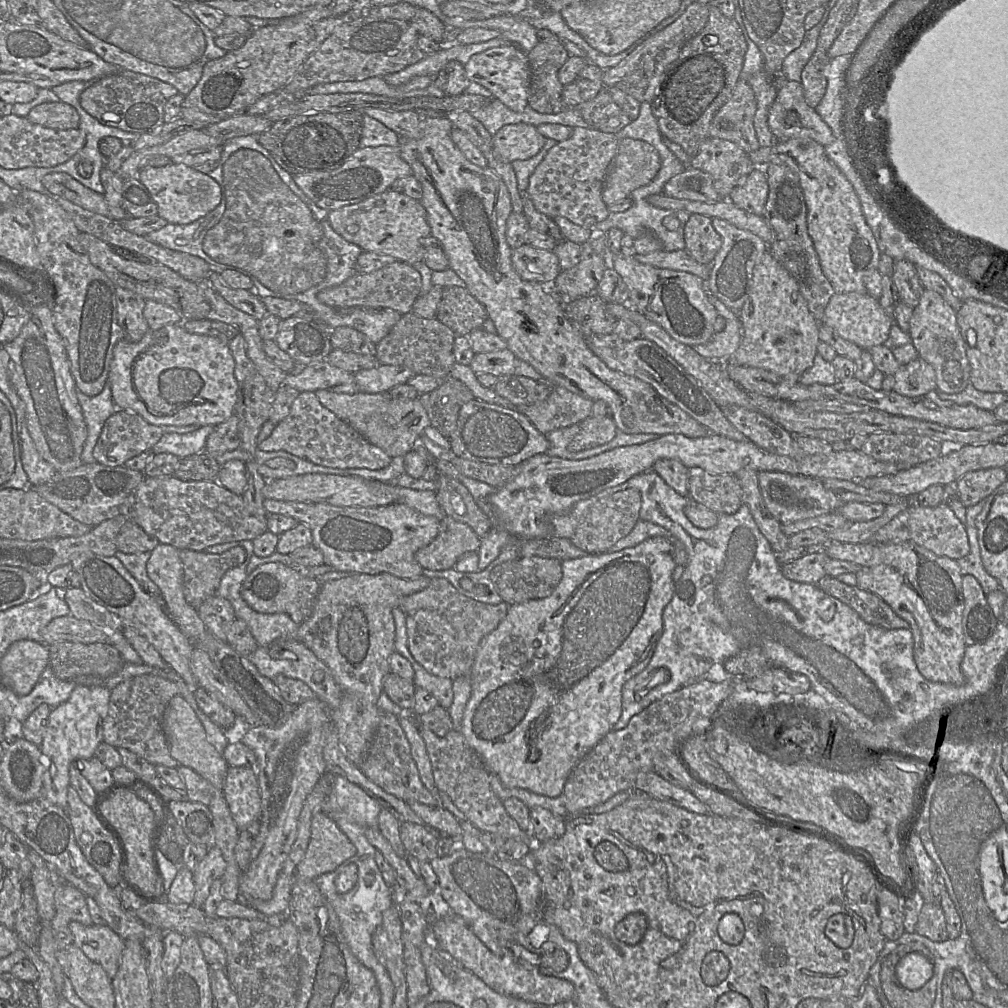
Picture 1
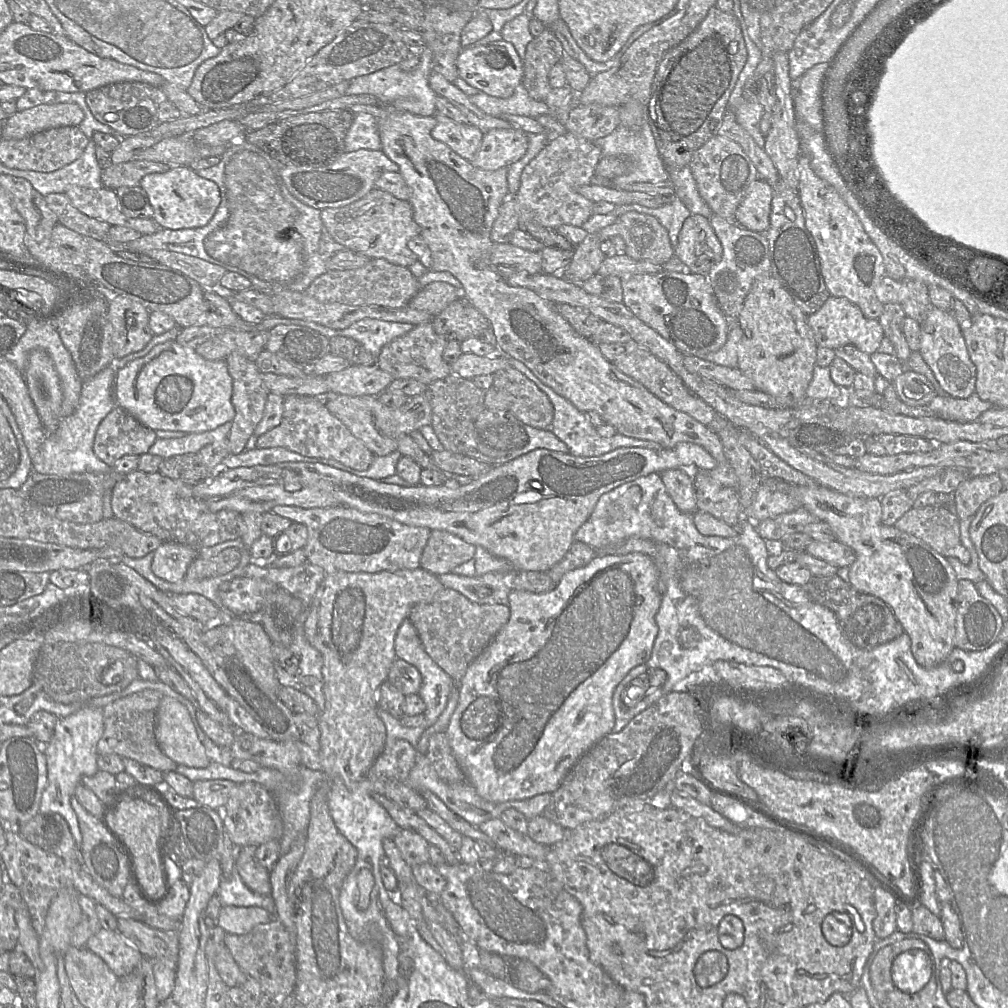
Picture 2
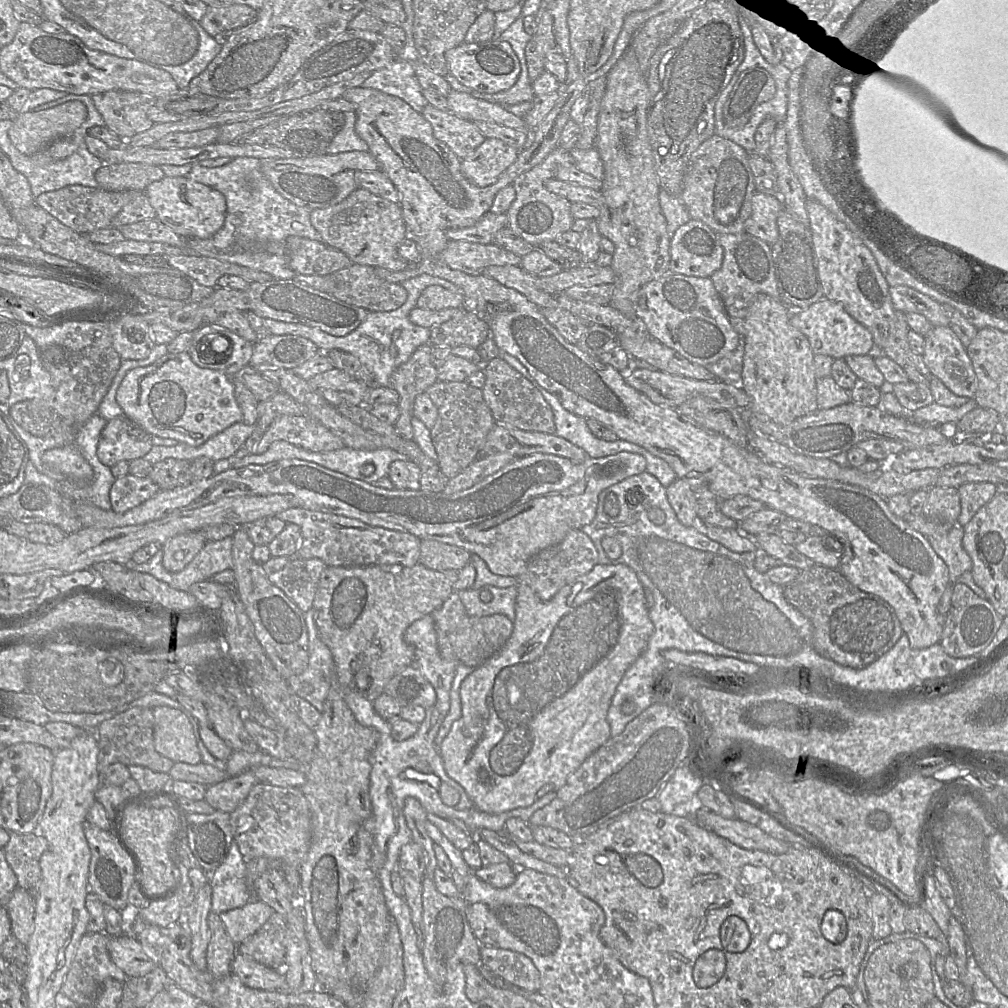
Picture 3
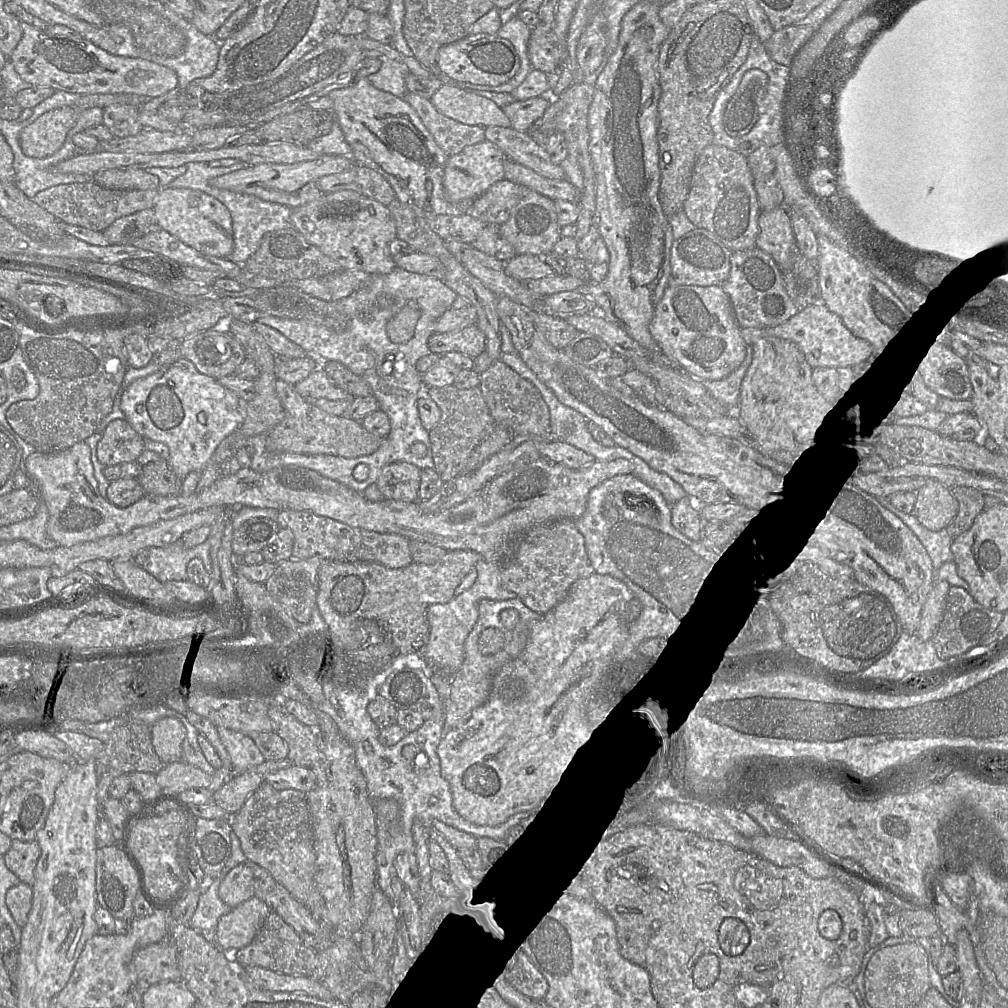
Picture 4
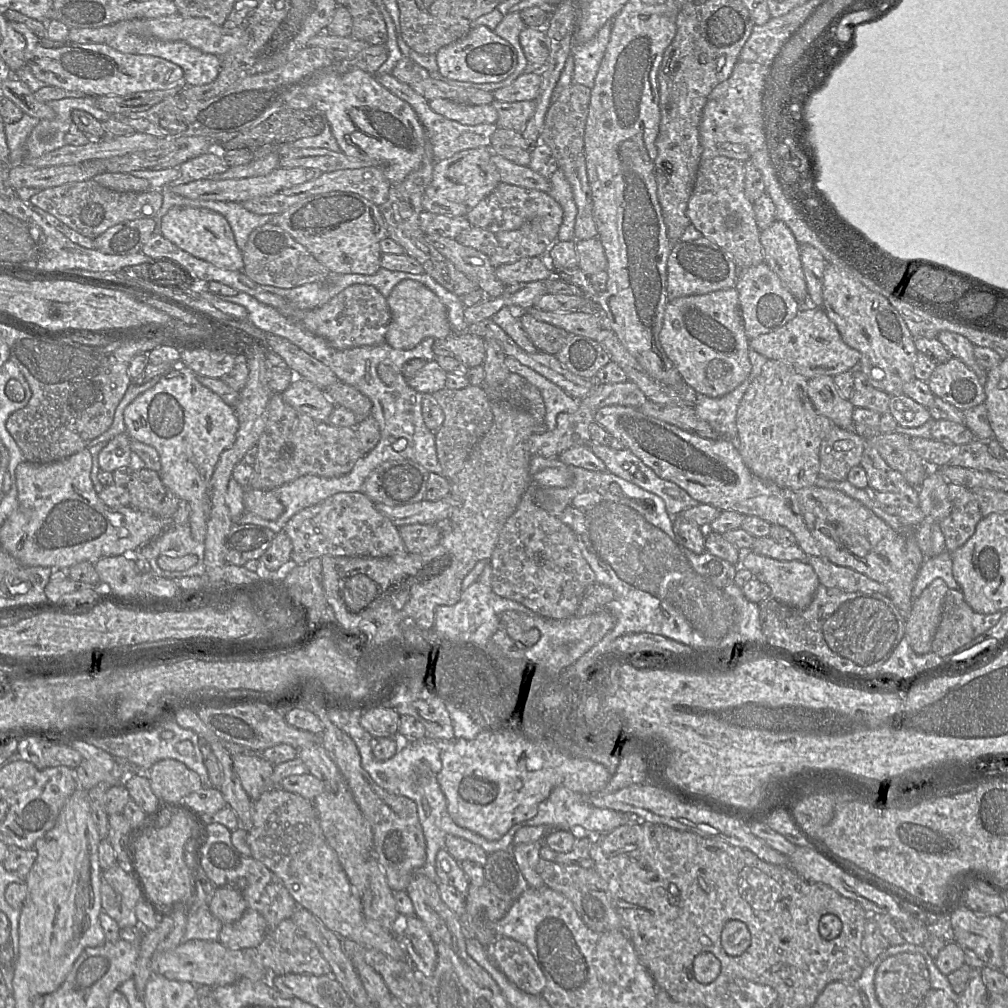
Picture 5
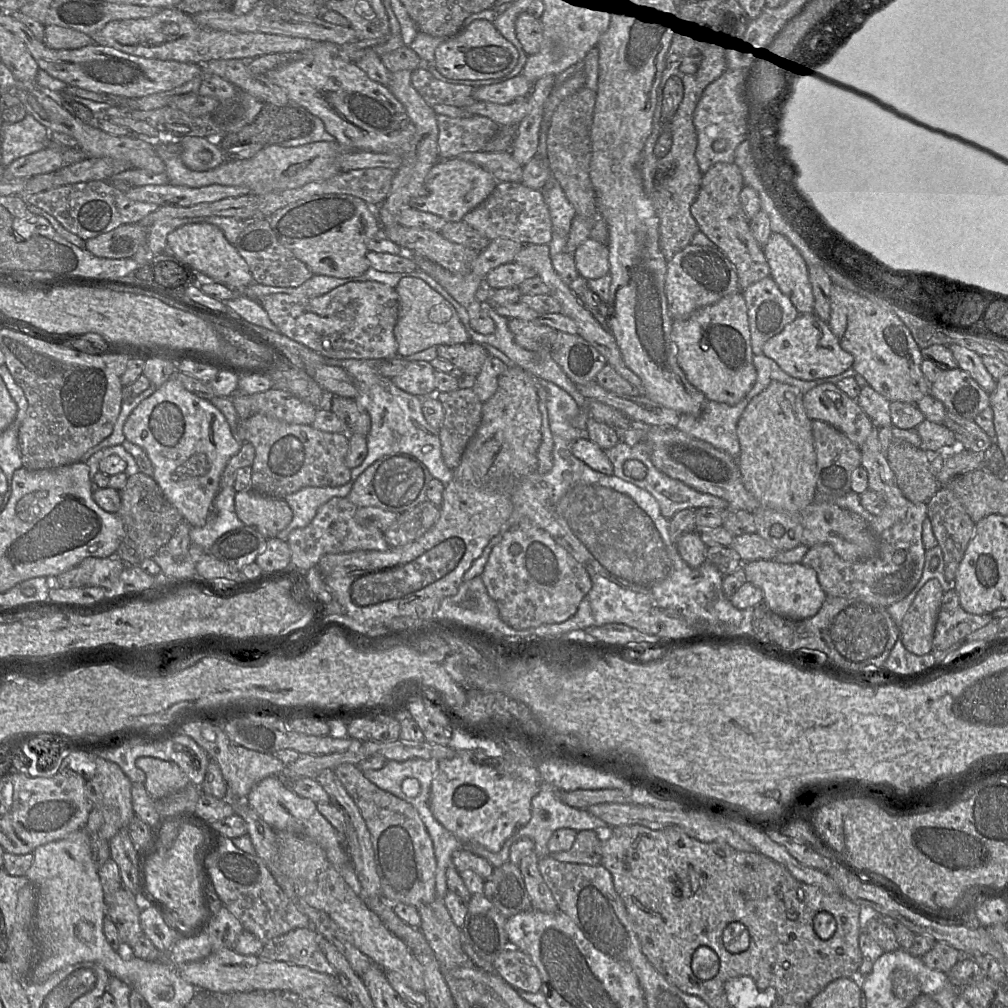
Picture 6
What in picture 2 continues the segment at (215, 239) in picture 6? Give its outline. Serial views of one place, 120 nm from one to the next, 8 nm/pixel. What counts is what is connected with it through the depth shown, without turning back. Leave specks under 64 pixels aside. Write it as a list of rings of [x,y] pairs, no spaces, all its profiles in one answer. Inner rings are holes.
[[[171,166],[164,173],[151,173],[140,180],[154,209],[153,219],[160,228],[179,230],[205,226],[221,203],[220,190],[211,180],[200,177],[189,166]]]

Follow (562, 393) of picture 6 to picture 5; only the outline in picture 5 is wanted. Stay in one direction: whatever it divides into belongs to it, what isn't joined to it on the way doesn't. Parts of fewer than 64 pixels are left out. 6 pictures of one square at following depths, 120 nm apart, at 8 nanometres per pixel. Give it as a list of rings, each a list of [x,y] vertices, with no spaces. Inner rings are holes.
[[[506,356],[505,364],[511,373],[524,377],[541,392],[546,409],[547,430],[552,431],[556,428],[559,413],[573,413],[578,410],[580,401],[541,374],[510,356]]]

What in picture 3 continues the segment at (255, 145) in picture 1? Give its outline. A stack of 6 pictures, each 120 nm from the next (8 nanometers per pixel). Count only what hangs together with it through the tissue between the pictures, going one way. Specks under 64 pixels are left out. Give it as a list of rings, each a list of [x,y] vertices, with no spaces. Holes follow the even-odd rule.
[[[237,157],[225,165],[214,168],[207,168],[198,163],[160,166],[167,177],[185,176],[219,191],[225,197],[226,216],[221,229],[207,239],[186,238],[186,253],[179,247],[164,243],[135,240],[95,244],[95,248],[117,257],[128,254],[204,256],[261,271],[271,275],[273,279],[293,280],[299,274],[296,274],[289,265],[290,257],[286,243],[283,255],[271,255],[267,252],[267,246],[272,241],[286,241],[290,236],[299,236],[315,241],[321,241],[321,236],[310,221],[313,209],[298,206],[279,194],[260,171],[260,165],[261,160],[257,158]]]

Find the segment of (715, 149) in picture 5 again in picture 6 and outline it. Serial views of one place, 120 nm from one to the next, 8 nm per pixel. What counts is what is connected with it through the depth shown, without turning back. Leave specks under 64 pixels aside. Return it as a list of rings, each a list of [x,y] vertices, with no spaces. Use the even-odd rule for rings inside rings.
[[[725,71],[704,90],[693,114],[697,134],[696,161],[702,174],[717,163],[733,164],[737,147],[747,140],[747,106],[742,96],[741,84],[745,72]],[[717,140],[726,141],[726,149],[715,152],[712,145]]]

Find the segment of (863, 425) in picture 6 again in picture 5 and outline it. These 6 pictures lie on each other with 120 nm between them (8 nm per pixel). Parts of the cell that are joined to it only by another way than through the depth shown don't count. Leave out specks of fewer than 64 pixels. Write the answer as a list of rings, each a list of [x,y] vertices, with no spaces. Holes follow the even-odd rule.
[[[817,376],[808,380],[808,397],[814,408],[834,425],[853,430],[855,406],[840,394],[832,376]]]

